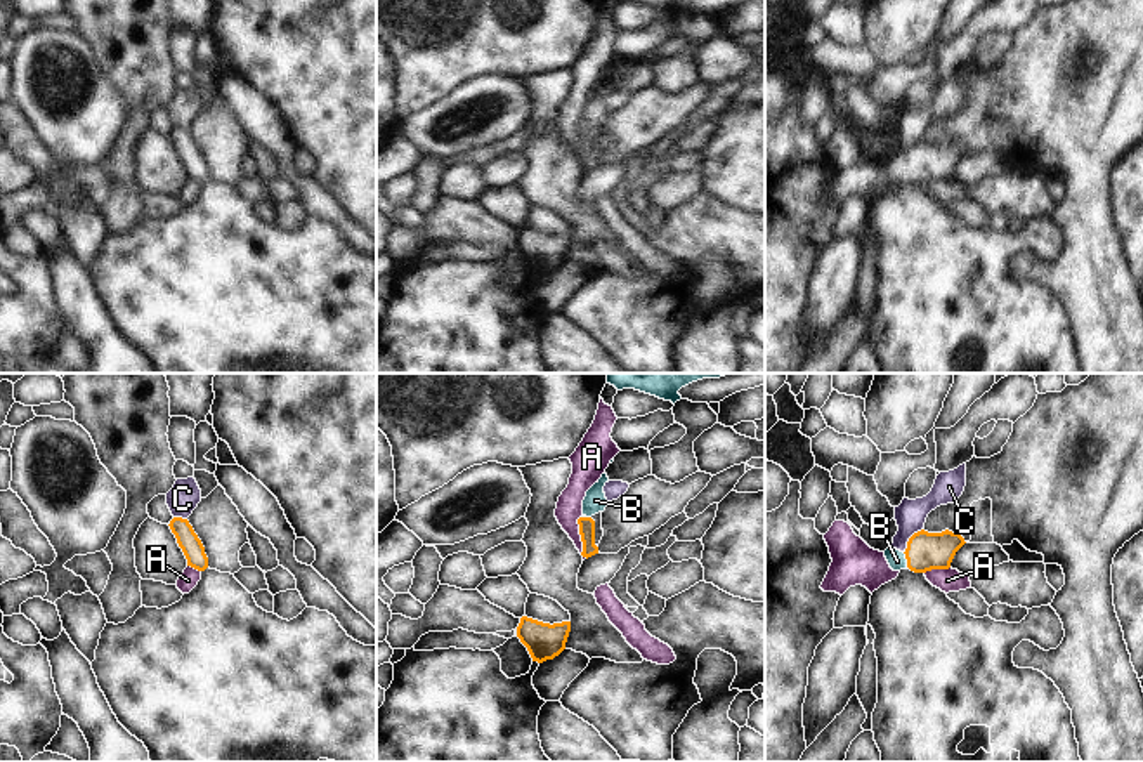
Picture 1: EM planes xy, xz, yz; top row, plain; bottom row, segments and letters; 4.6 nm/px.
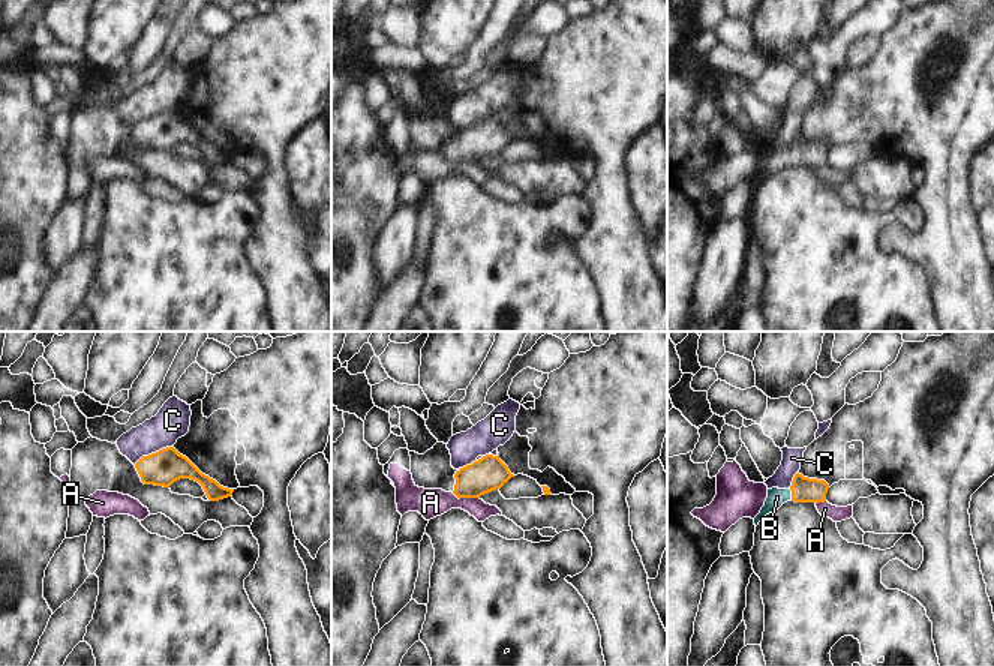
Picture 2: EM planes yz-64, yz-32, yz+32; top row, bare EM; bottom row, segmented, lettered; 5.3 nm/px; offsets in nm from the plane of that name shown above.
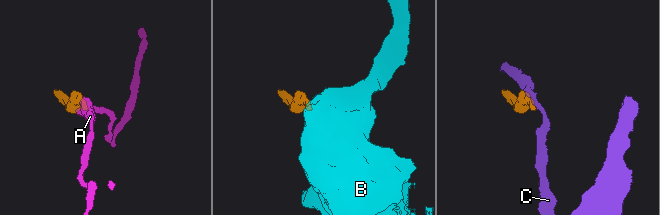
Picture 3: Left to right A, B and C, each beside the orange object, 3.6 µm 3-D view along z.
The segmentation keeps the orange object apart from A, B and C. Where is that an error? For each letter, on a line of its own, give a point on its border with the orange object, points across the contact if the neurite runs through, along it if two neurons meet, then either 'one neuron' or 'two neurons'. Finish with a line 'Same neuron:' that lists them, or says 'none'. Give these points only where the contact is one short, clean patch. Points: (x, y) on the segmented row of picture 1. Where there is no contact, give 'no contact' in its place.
A: xz (580, 533) | along xz (580, 516), (581, 552) | two neurons
B: yz (906, 558) | across yz (925, 551), (918, 558), (906, 558), (897, 561) | one neuron
C: yz (909, 540) | two neurons
Same neuron: B

